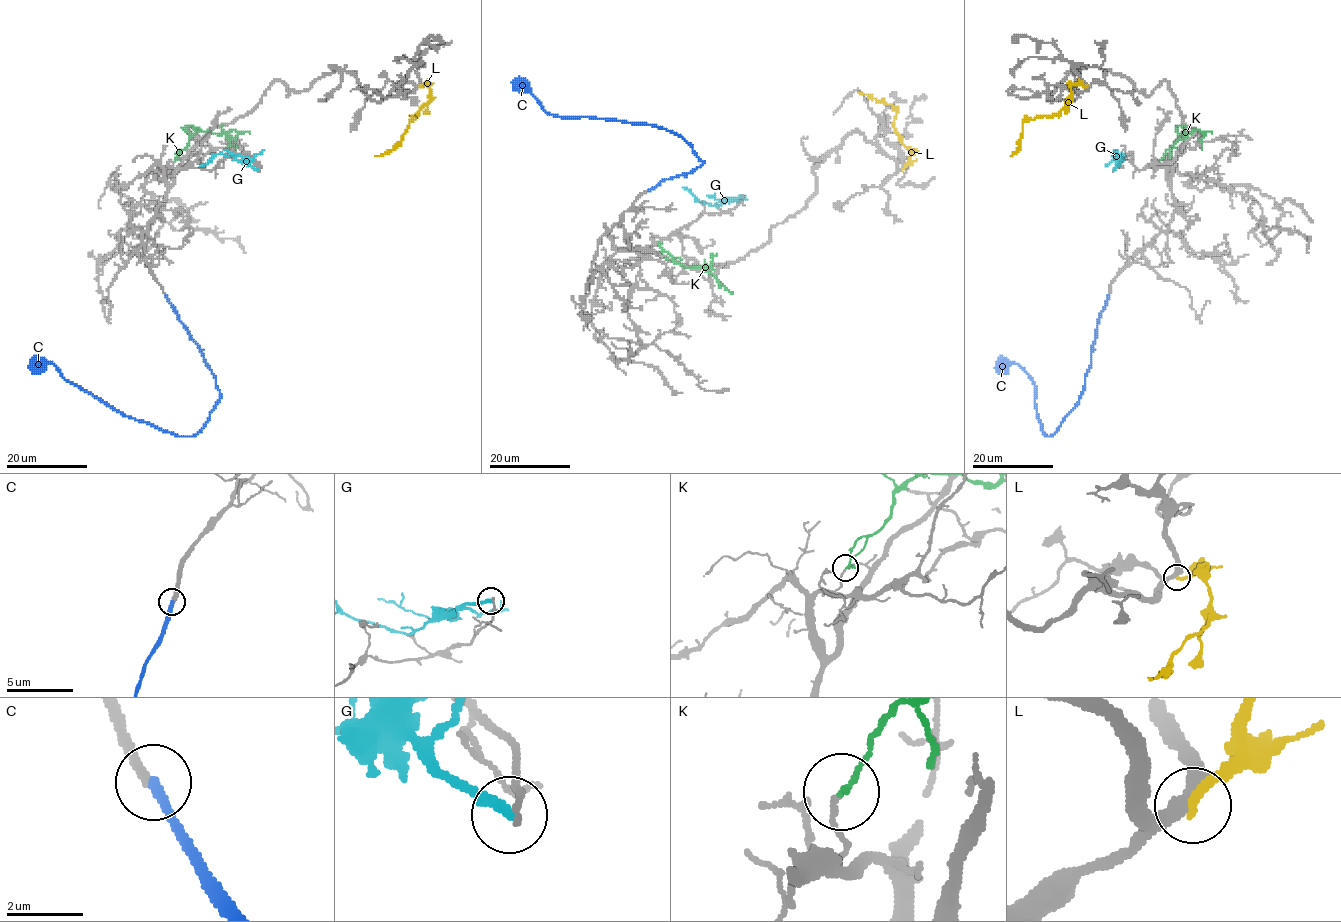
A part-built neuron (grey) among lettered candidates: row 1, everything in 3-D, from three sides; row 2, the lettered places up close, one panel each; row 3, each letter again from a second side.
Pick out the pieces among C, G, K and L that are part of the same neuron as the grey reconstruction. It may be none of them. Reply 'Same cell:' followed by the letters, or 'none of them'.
Same cell: C

